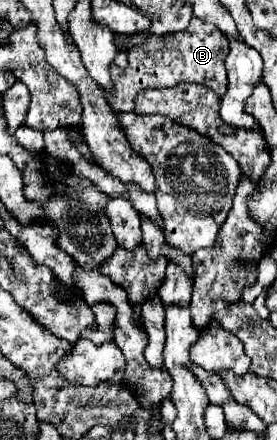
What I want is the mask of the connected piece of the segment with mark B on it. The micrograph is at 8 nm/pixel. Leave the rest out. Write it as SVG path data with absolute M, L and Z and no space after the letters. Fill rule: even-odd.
M192 17L186 31L154 35L146 47L136 47L130 53L130 65L126 71L112 69L116 85L114 95L106 95L114 111L134 111L134 97L146 87L166 89L176 83L200 83L212 87L220 97L226 93L226 69L224 59L228 55L228 39L216 25L210 25L198 17Z

